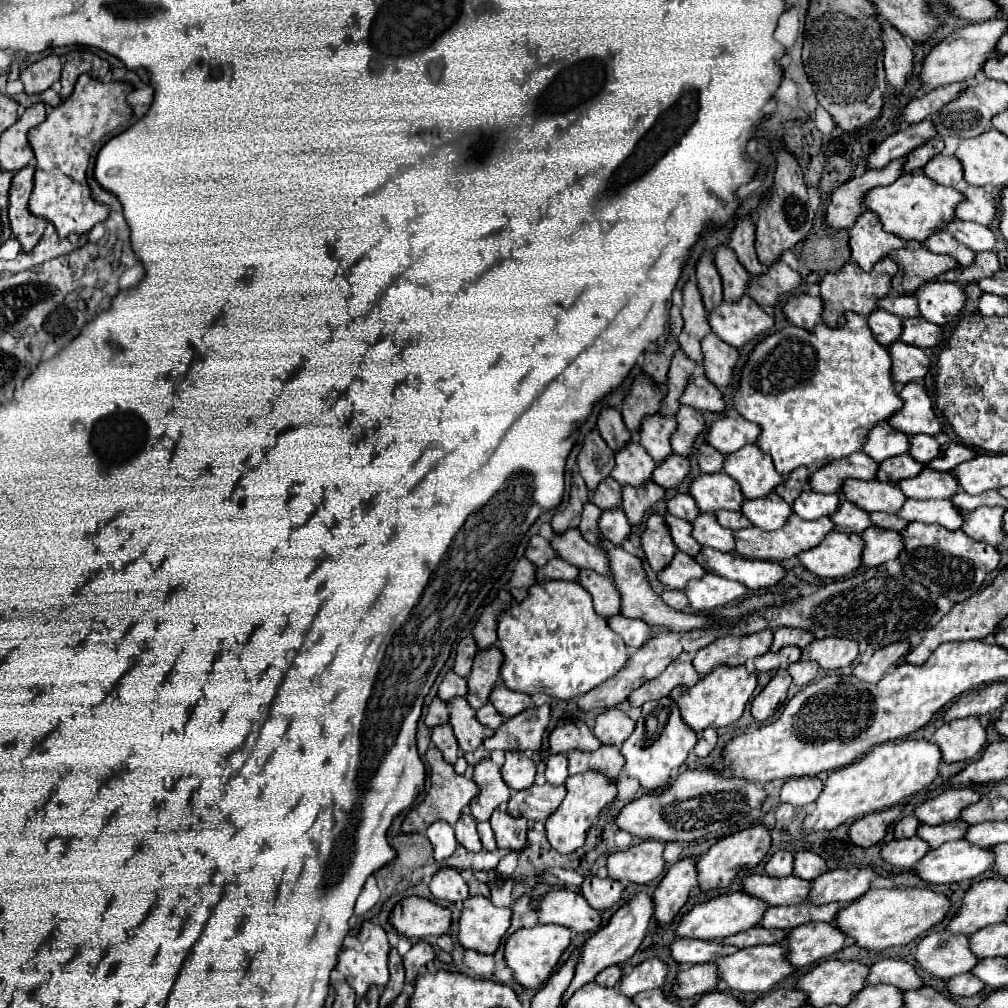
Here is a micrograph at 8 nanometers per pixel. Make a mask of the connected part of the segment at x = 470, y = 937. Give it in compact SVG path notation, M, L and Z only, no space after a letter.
M485 896L467 898L459 920L459 942L467 950L495 954L503 934L511 926L511 914L511 908L493 906Z

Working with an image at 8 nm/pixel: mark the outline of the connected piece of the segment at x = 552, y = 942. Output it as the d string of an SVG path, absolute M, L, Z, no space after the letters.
M535 924L533 928L521 928L509 936L505 944L505 960L515 972L515 980L525 988L539 988L547 982L551 972L557 968L561 954L571 944L571 930L555 924Z

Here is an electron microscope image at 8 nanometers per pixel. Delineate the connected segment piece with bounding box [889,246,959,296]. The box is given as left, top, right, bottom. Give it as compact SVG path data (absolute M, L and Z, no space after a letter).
M915 246L915 250L903 248L899 252L891 252L889 256L899 264L899 272L893 278L893 290L901 296L915 294L921 284L937 280L941 272L959 268L957 260L953 260L951 256L933 254L923 246Z

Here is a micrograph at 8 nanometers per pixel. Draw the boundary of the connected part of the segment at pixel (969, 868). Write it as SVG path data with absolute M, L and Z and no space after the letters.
M965 840L945 842L931 850L919 864L917 874L931 884L953 884L977 878L995 864L993 848L977 848Z

